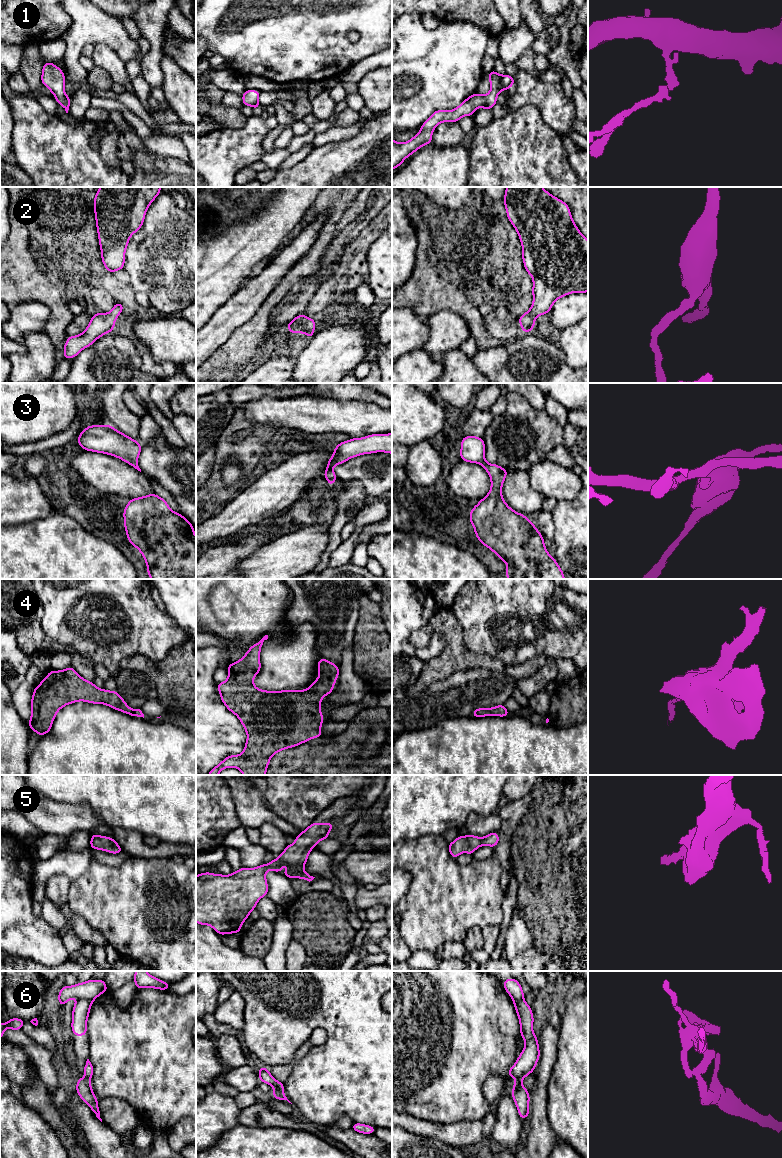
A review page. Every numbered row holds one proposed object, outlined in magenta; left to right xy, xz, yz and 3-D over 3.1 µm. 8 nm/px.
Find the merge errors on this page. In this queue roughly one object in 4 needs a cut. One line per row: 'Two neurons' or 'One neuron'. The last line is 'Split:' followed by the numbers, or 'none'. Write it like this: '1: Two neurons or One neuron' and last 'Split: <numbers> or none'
1: One neuron
2: One neuron
3: Two neurons
4: One neuron
5: One neuron
6: One neuron
Split: 3

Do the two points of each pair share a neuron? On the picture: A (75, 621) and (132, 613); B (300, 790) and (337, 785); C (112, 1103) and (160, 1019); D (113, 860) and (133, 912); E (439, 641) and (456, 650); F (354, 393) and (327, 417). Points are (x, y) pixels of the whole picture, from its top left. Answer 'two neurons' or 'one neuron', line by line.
A: one neuron
B: one neuron
C: two neurons
D: two neurons
E: two neurons
F: two neurons

